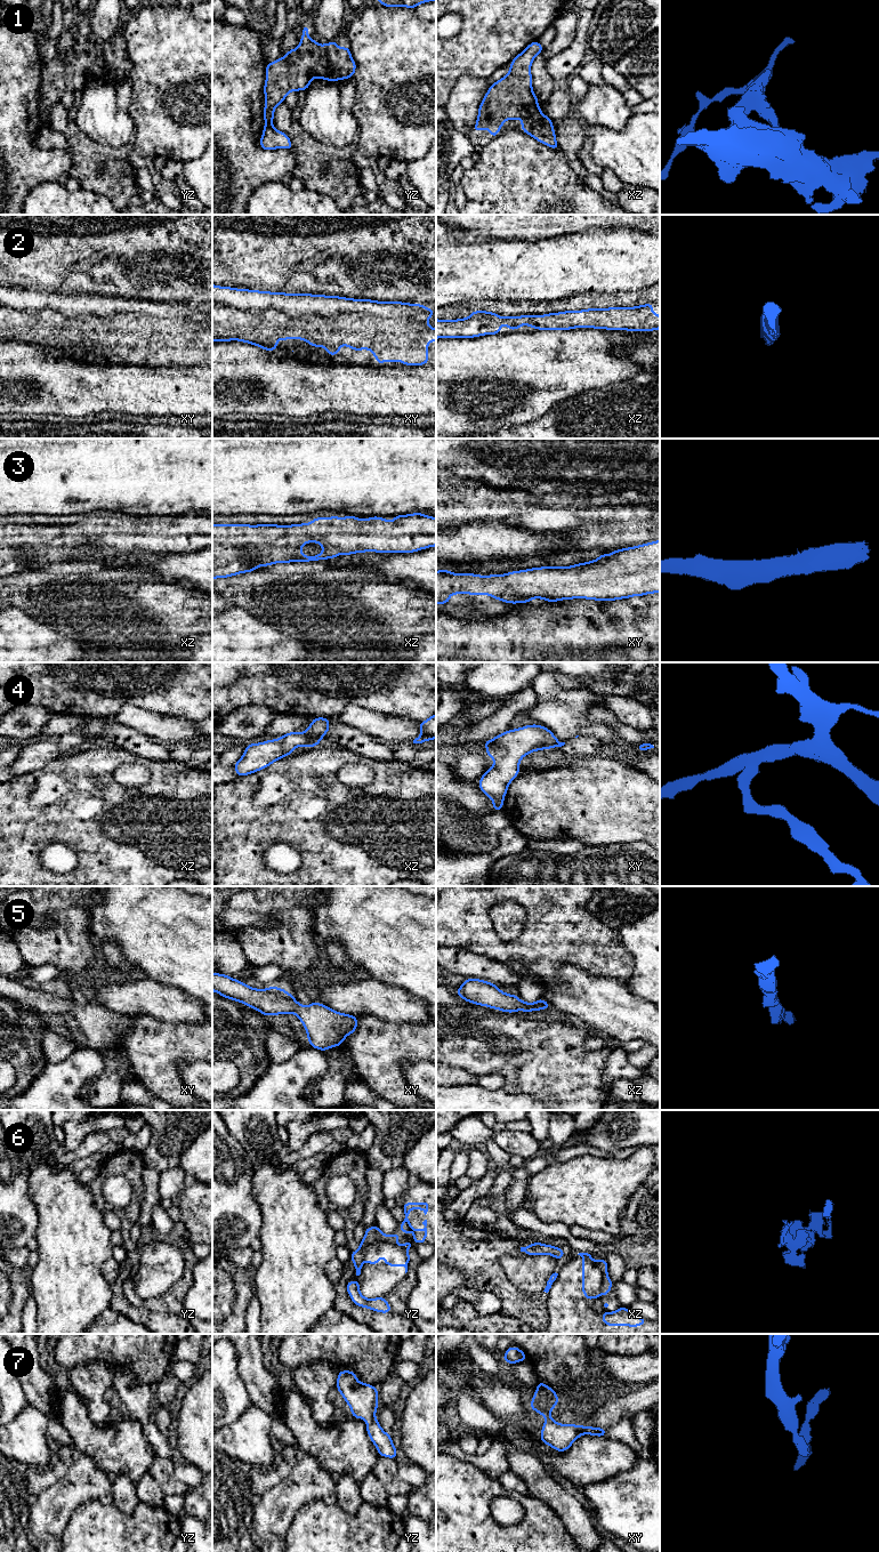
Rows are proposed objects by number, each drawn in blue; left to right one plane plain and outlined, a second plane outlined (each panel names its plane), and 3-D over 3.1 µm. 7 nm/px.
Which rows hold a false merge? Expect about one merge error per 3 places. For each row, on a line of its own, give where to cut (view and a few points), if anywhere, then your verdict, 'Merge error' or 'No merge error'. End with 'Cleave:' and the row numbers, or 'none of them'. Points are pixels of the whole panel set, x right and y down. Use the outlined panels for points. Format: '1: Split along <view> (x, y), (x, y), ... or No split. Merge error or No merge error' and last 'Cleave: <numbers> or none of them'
1: No split. No merge error
2: No split. No merge error
3: No split. No merge error
4: No split. No merge error
5: No split. No merge error
6: Split along yz (394, 1241), (375, 1240), (364, 1253). Merge error
7: No split. No merge error
Cleave: 6

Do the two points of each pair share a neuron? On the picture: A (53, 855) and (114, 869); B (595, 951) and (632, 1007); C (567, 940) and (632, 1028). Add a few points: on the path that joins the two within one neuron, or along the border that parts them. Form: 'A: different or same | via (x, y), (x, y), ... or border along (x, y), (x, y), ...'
A: different | border along (59, 841), (77, 857), (77, 865), (67, 874)
B: different | border along (632, 959), (632, 973), (625, 981), (586, 971)
C: different | border along (569, 965), (591, 974), (613, 976), (620, 981)

